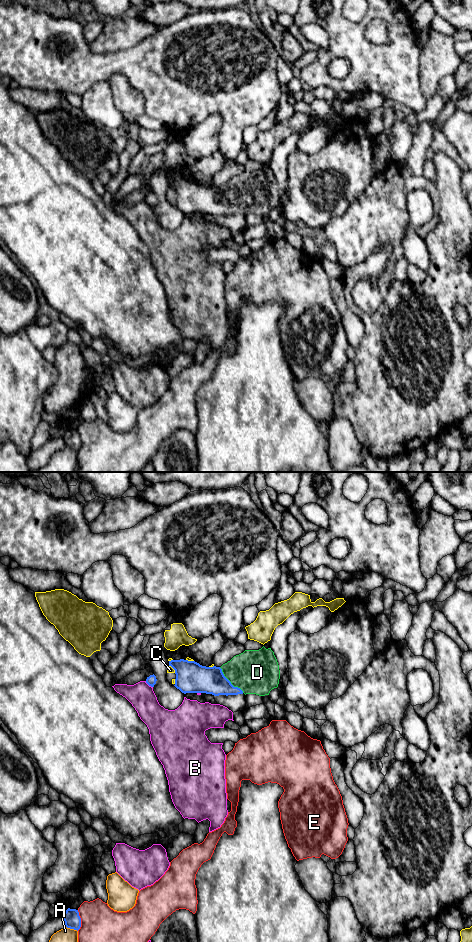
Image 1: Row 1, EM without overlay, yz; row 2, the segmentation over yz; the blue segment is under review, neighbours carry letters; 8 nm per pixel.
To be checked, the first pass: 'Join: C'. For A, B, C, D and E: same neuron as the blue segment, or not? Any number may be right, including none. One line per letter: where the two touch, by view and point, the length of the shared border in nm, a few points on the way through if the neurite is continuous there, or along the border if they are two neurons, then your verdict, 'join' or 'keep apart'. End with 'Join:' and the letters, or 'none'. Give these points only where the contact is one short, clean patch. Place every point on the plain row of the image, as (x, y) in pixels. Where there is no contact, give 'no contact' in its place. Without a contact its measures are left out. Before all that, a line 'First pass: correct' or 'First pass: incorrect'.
First pass: incorrect
A: yz (71, 448) | 110 nm | keep apart
B: yz (149, 205) | 80 nm | keep apart
C: yz (173, 188) | 80 nm | keep apart
D: yz (229, 201) | 280 nm | across yz (198, 199), (229, 201), (244, 193), (257, 192) | join
E: yz (80, 440) | 170 nm | keep apart
Join: D

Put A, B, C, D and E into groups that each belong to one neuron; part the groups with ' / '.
A / B / C / D / E

